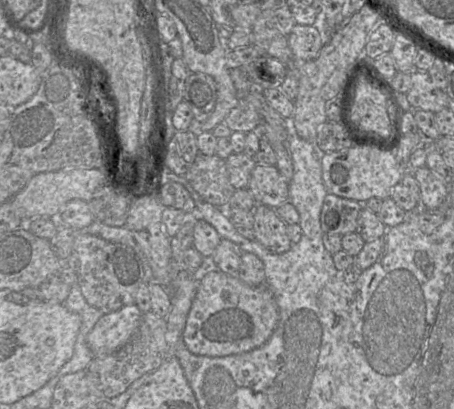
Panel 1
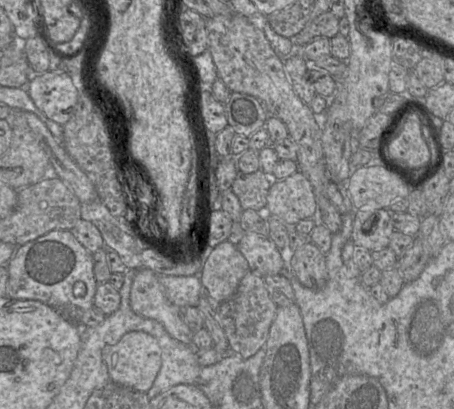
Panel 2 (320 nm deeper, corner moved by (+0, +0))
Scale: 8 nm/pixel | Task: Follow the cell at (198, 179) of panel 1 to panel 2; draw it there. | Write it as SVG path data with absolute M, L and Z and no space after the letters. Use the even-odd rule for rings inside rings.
M261 169L253 173L238 171L230 189L238 197L243 210L265 212L267 194L273 181Z

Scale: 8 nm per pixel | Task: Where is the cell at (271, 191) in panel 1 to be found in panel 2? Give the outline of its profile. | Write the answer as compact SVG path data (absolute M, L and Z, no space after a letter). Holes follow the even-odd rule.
M301 171L273 181L267 194L265 212L292 225L310 218L319 224L314 188Z

